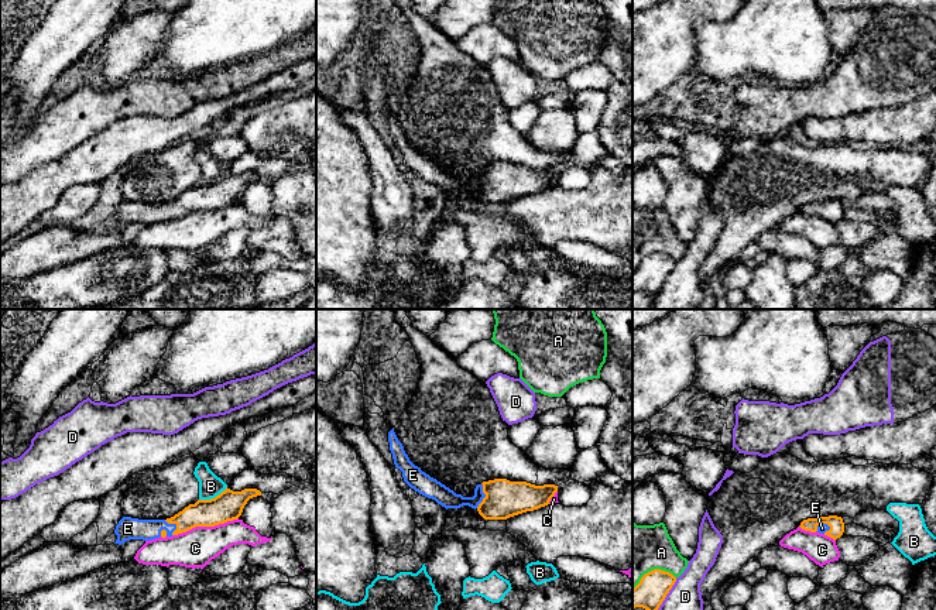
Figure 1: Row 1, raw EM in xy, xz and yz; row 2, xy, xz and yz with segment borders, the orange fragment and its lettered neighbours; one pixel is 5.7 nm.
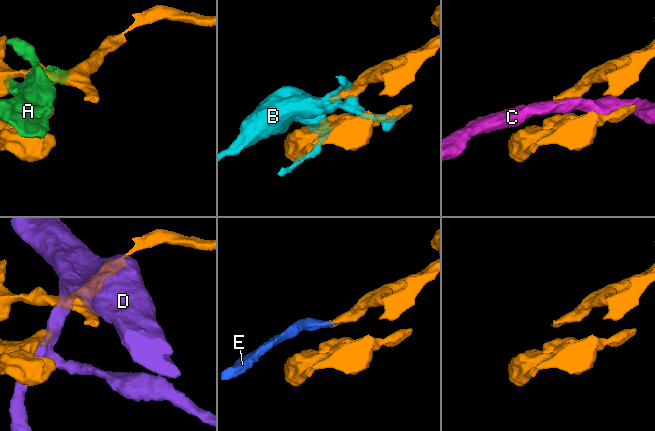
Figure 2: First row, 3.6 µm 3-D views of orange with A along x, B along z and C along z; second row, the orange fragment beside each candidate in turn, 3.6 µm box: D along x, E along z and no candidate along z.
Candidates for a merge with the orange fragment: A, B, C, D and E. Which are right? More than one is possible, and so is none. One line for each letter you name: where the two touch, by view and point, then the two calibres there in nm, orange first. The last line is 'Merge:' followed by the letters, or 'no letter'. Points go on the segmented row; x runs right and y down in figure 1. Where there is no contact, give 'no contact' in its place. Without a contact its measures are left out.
E: contact xz (486, 496); calibres 220 and 110 nm
Merge: E

